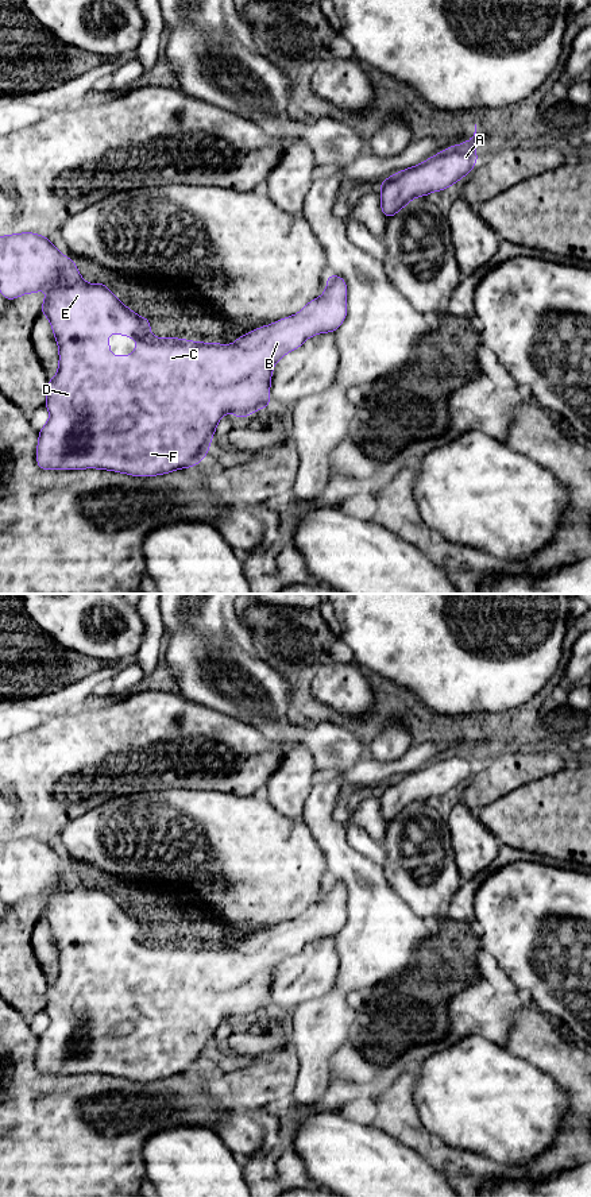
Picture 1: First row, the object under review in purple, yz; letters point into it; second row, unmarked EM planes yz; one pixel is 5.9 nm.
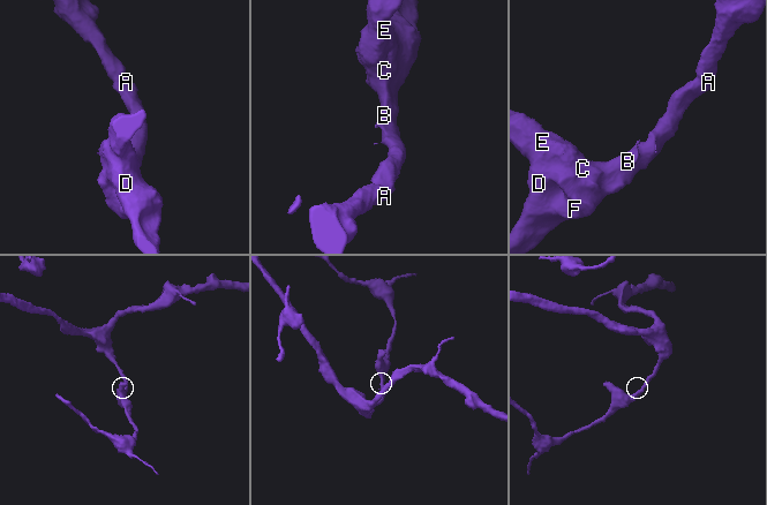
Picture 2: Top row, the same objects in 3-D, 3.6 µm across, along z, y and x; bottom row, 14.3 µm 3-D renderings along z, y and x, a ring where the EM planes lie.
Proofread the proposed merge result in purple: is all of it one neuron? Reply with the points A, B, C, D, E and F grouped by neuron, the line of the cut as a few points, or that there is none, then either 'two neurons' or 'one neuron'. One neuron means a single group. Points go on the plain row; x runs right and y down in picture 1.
A B C D E F; no cut; one neuron

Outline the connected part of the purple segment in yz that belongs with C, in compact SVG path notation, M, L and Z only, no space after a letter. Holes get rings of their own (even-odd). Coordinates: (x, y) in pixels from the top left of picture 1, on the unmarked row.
M23 837L19 839L5 839L0 842L0 897L7 906L15 904L26 897L40 896L46 889L46 904L40 911L40 918L45 918L50 924L54 941L59 953L59 972L57 980L49 985L46 991L46 1012L50 1016L50 1024L39 1035L39 1045L36 1053L36 1067L40 1074L81 1074L81 1073L103 1073L116 1077L124 1077L134 1081L155 1081L161 1078L169 1078L178 1073L186 1073L197 1070L209 1055L212 1040L216 1035L217 1027L224 1018L233 1018L240 1024L248 1019L271 1011L270 1008L270 985L273 978L273 970L287 957L297 954L302 947L317 938L337 935L347 920L347 888L339 881L329 879L325 897L317 904L313 903L308 910L297 919L275 926L271 930L260 931L247 939L240 941L233 949L224 950L217 947L198 947L179 943L157 943L150 939L151 924L139 922L135 916L124 911L108 893L107 888L90 889L86 888L78 877L76 868L72 862L63 861L55 850L45 841ZM92 934L108 934L111 938L125 939L135 943L139 951L135 953L132 961L112 961L109 958L109 939L92 939Z

